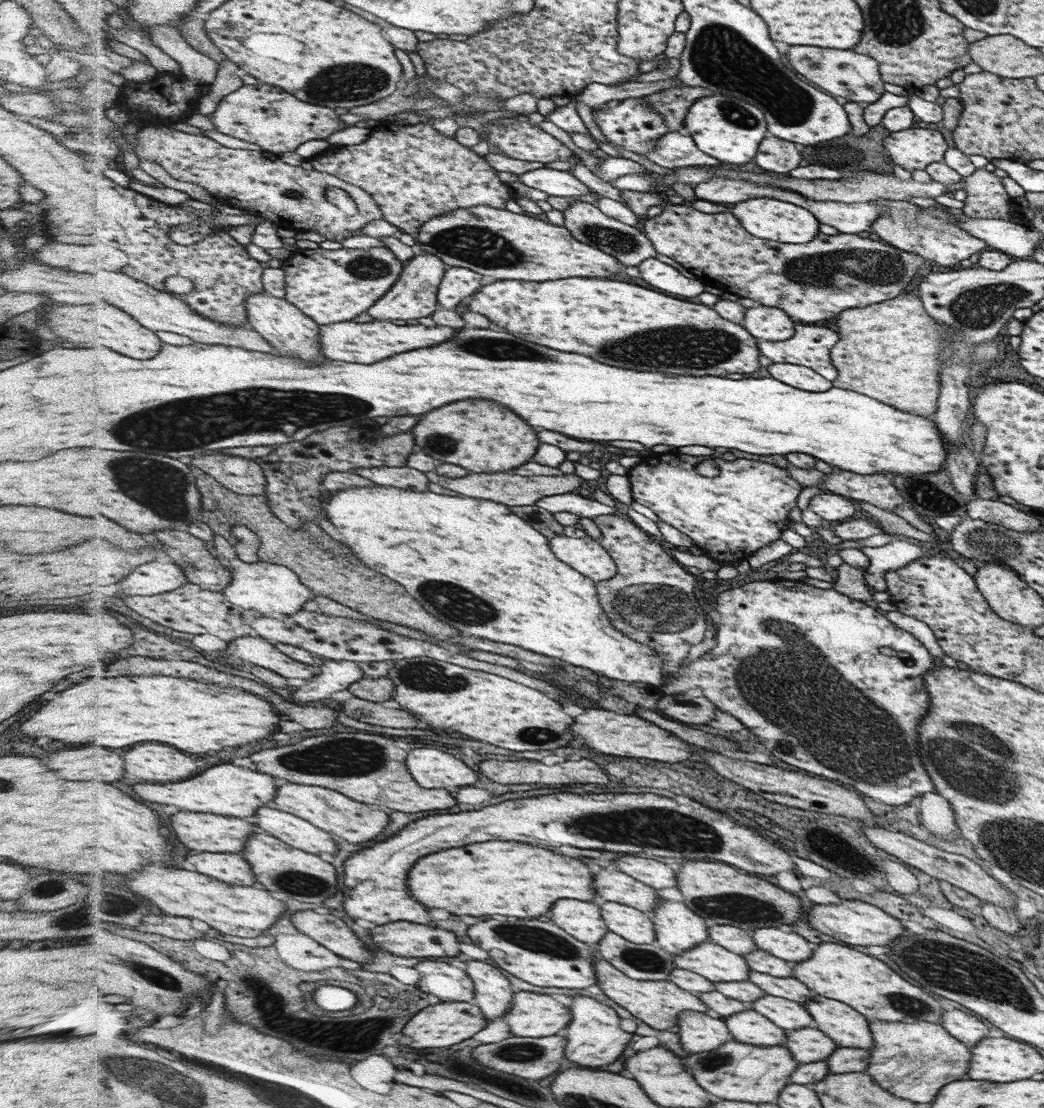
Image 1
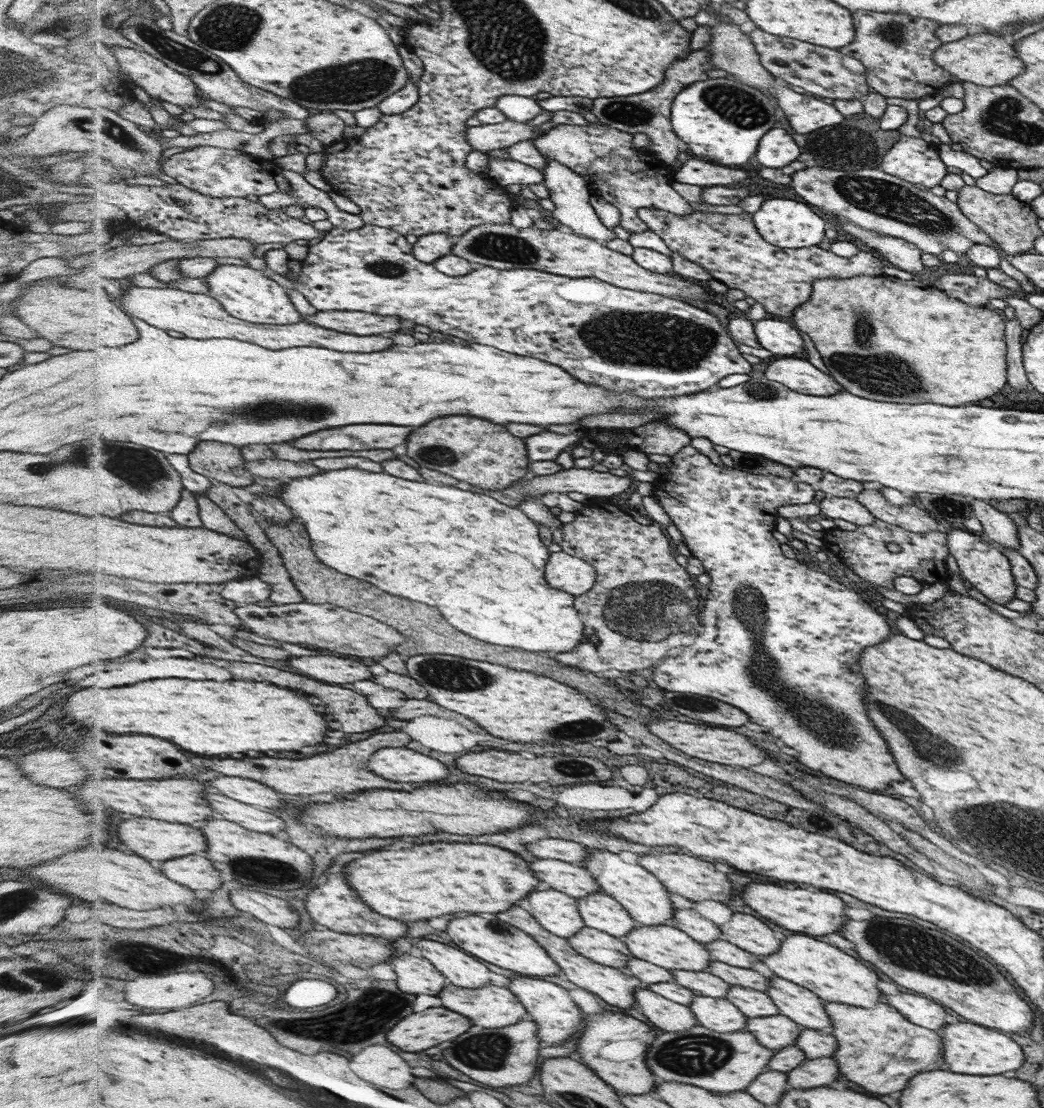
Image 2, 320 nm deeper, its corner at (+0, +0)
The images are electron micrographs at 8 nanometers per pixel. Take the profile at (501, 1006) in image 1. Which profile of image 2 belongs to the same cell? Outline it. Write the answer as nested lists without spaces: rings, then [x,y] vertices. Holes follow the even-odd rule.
[[[430,938],[418,939],[415,946],[452,984],[464,988],[480,988],[488,984],[490,970],[474,956]]]

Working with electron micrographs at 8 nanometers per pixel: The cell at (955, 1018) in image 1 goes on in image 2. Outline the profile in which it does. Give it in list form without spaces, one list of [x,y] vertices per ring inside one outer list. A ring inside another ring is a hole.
[[[902,991],[901,993],[884,993],[885,1002],[896,1007],[904,1018],[912,1020],[918,1026],[927,1027],[929,1030],[945,1028],[946,1010],[944,1006],[925,995]]]

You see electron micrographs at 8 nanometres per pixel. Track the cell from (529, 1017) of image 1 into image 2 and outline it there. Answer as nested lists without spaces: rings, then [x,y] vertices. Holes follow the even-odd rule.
[[[450,984],[440,990],[438,998],[442,1000],[442,1006],[448,1006],[448,1010],[456,1010],[458,1014],[464,1014],[466,1018],[472,1018],[472,1022],[476,1022],[481,1027],[495,1029],[510,1026],[528,1018],[526,1007],[507,986],[492,985],[480,987],[478,990],[476,988],[468,990],[468,988],[458,988]]]

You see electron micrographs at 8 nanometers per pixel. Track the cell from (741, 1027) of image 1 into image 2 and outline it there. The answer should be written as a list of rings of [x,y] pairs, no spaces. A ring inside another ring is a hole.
[[[694,995],[689,1007],[697,1024],[708,1030],[734,1034],[748,1028],[748,1016],[726,998]]]

